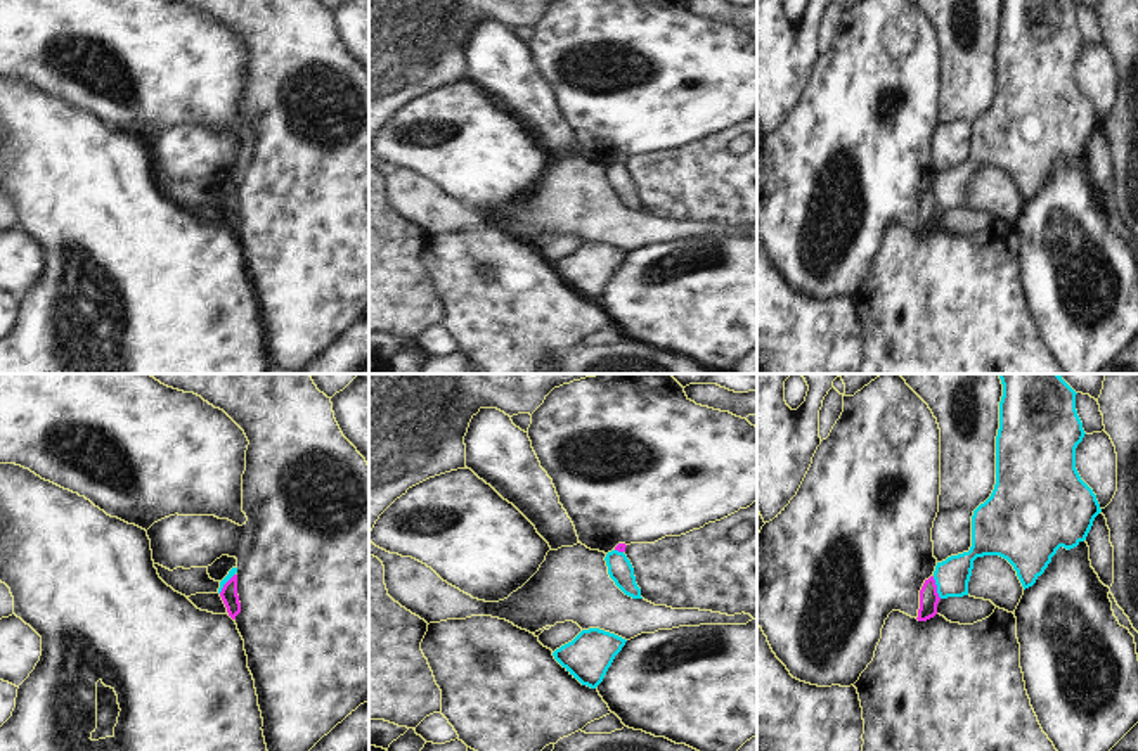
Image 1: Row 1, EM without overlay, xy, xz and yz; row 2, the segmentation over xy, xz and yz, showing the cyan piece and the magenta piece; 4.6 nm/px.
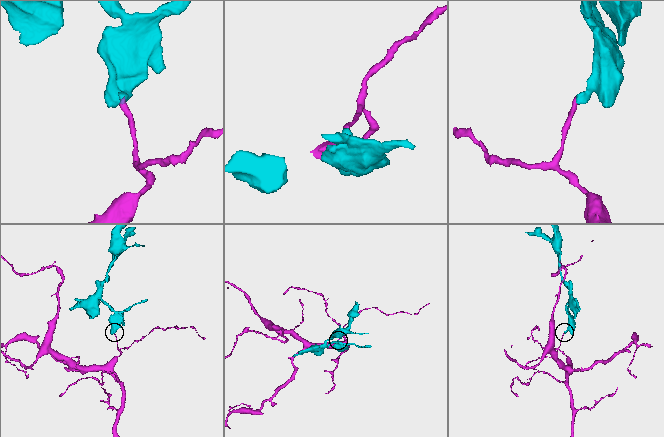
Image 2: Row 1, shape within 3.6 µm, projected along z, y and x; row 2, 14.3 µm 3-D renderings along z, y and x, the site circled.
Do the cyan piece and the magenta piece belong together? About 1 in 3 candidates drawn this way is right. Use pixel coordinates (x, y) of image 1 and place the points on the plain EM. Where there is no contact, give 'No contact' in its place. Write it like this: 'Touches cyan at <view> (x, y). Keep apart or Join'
Touches cyan at yz (937, 199). Keep apart.

